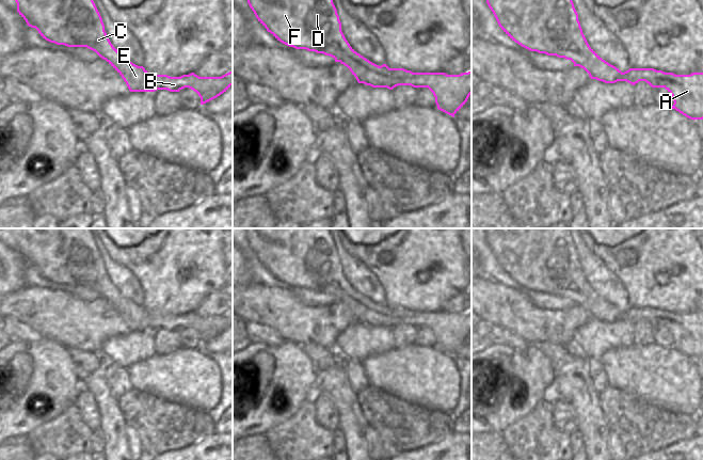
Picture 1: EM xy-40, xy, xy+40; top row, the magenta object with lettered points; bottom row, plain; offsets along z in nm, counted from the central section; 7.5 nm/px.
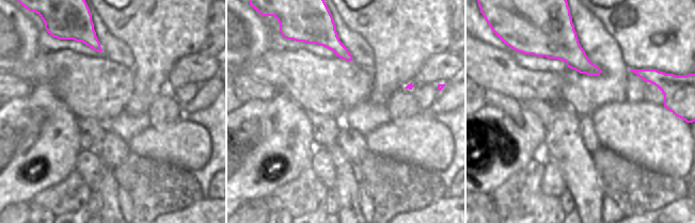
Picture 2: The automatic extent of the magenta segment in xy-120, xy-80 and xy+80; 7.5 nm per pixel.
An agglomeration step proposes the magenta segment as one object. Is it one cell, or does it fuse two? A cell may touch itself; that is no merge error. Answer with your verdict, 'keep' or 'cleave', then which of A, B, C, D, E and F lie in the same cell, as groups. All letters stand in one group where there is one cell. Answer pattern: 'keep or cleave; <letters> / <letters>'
keep; A B C D E F

